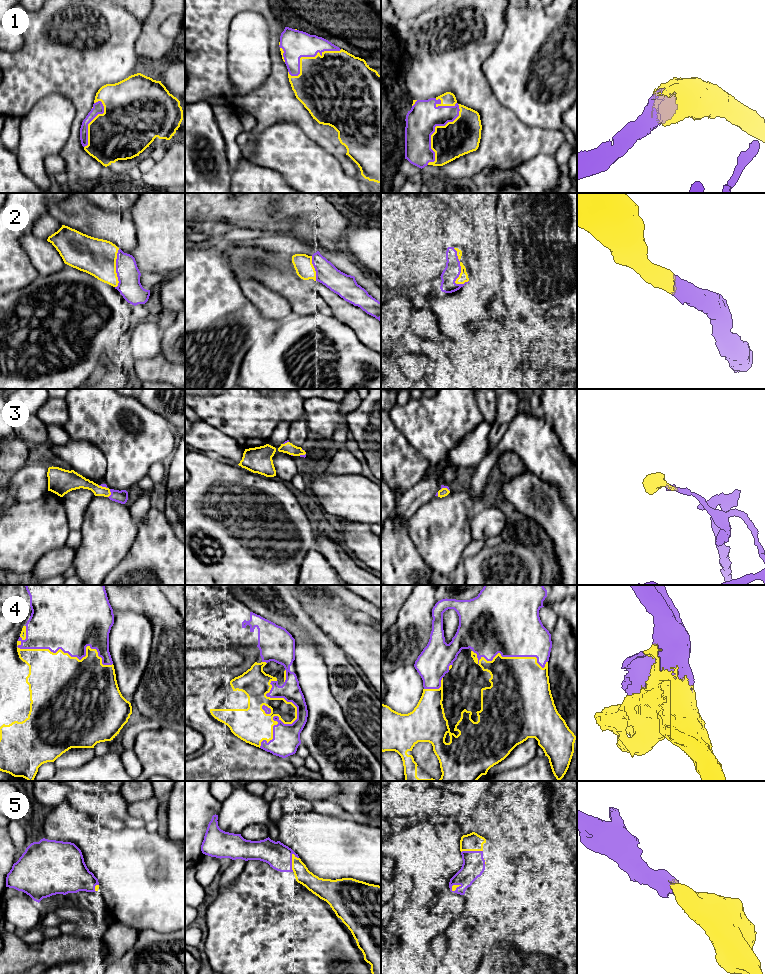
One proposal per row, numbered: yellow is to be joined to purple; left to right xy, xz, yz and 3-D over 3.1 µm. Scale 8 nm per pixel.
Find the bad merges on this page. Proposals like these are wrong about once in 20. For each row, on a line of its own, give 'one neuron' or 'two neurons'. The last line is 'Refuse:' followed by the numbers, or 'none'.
1: one neuron
2: one neuron
3: one neuron
4: one neuron
5: one neuron
Refuse: none

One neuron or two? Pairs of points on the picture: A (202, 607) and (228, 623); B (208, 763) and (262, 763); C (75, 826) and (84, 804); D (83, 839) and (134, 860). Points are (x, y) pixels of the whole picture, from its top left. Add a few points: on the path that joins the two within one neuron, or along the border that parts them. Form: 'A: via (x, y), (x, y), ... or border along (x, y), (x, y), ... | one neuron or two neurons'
A: via (208, 611), (217, 614), (222, 619) | one neuron
B: via (221, 764), (233, 764), (236, 761), (249, 762) | one neuron
C: border along (66, 799), (76, 809), (102, 822) | two neurons
D: via (96, 842), (108, 854), (121, 860) | one neuron

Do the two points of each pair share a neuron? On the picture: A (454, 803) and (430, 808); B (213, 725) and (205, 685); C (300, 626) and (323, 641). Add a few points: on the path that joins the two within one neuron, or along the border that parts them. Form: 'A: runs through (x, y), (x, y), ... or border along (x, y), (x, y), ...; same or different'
A: runs through (448, 804), (436, 804); same
B: runs through (203, 715), (203, 695); same
C: runs through (306, 630), (317, 640); same

